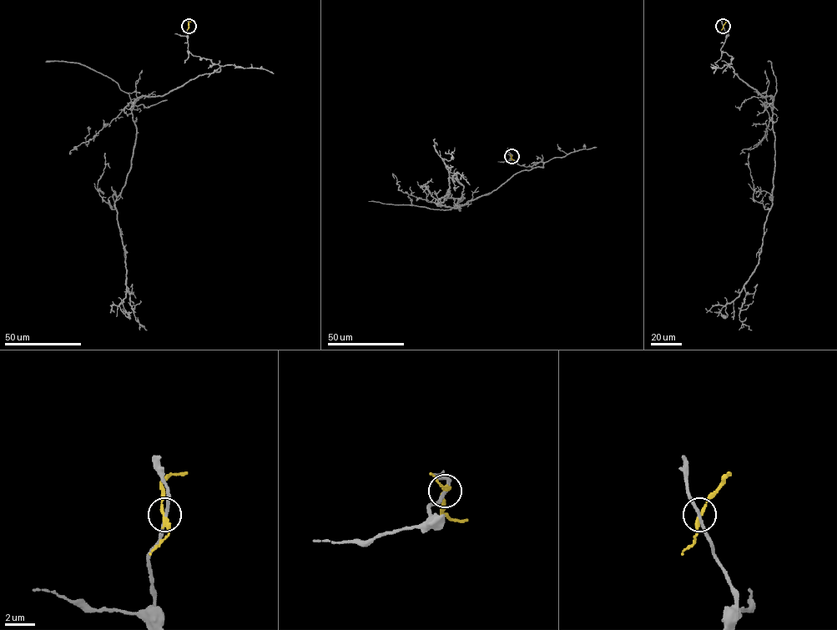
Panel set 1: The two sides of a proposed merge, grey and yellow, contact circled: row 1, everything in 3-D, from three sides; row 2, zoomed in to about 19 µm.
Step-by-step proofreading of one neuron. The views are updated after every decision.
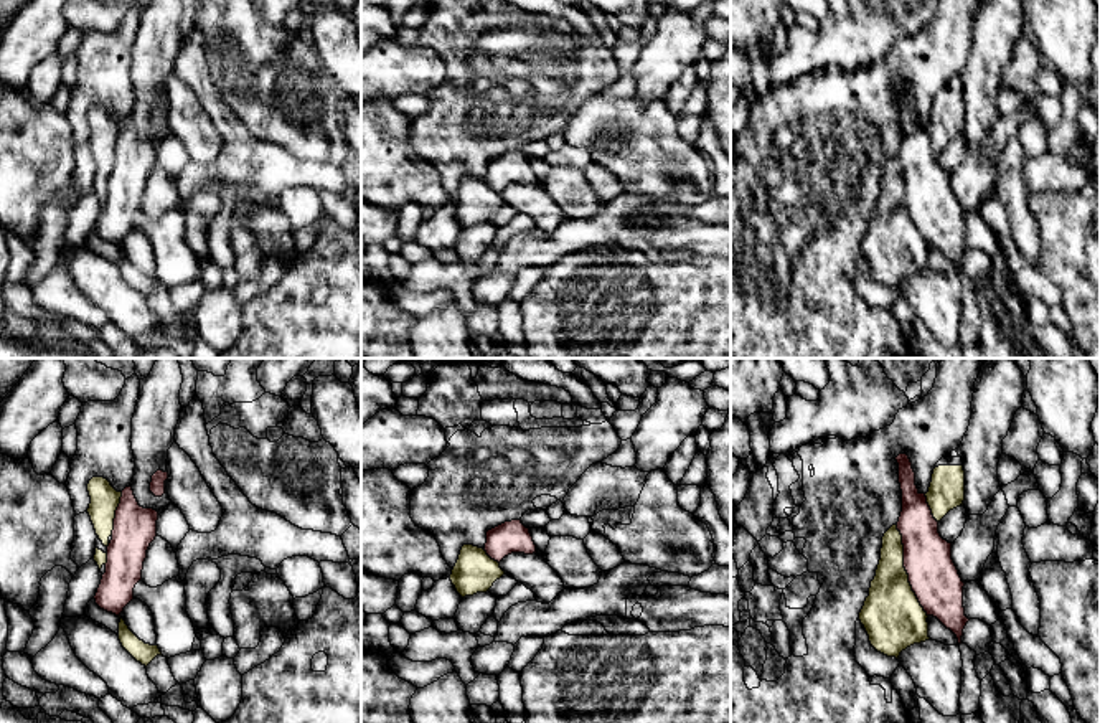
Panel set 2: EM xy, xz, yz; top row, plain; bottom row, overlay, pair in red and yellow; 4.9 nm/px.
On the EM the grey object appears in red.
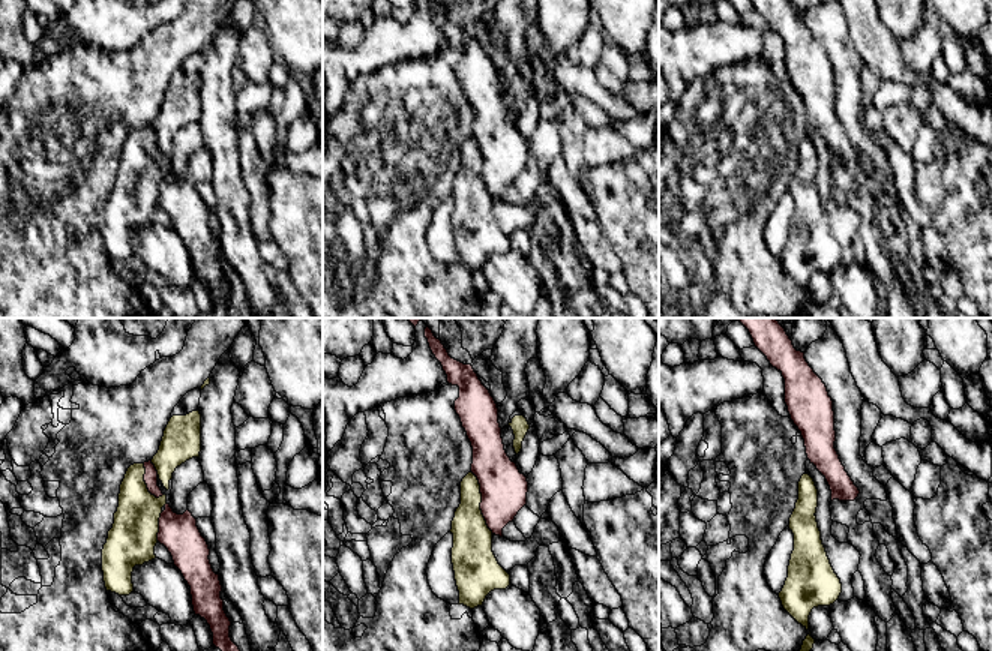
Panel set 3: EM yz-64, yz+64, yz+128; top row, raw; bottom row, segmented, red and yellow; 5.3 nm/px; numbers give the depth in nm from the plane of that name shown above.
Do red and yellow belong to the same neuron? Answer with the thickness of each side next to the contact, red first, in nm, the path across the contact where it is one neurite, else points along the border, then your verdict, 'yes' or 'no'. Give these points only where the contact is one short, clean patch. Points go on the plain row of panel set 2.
240/300 nm | along yz (896, 155), (901, 165), (902, 197), (907, 212), (927, 246) | no

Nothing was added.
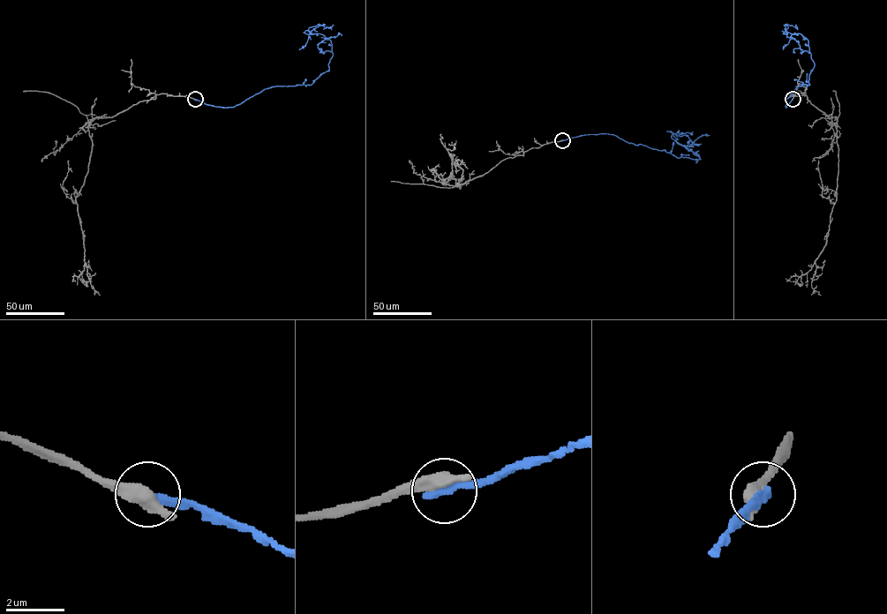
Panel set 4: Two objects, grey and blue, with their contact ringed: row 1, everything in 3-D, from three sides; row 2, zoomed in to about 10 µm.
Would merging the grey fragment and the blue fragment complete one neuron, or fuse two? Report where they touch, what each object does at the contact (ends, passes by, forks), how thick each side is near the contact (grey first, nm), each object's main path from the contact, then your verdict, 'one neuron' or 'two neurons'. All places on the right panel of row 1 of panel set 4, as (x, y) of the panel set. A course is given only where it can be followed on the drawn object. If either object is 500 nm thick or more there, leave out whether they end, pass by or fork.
place (793, 99); calibres 600 and 360 nm; course grey (793, 99), (806, 95), (829, 117), (835, 117), (838, 161), (826, 244), (800, 276), (802, 285), (795, 279); course blue (793, 99), (785, 107), (796, 86), (809, 85), (815, 63), (807, 39), (785, 30), (787, 25), (797, 29); two neurons

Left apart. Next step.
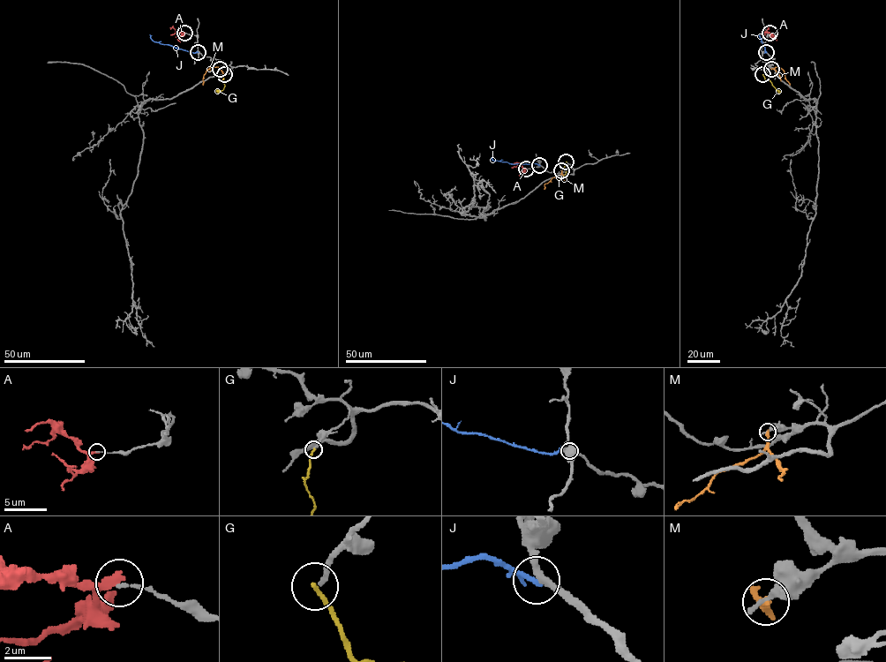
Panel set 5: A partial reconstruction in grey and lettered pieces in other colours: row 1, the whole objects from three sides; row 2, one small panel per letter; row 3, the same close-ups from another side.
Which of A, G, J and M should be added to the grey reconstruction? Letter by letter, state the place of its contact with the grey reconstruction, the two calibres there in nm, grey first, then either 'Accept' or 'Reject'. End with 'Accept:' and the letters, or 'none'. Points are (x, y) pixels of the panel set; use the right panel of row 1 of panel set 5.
A: Touches grey at (769, 33). Thickness 140 nm (grey) against 320 nm. Reject
G: Touches grey at (762, 74). Thickness 190 nm (grey) against 190 nm. Reject
J: Touches grey at (766, 52). Thickness 280 nm (grey) against 220 nm. Reject
M: Touches grey at (771, 69). Thickness 360 nm (grey) against 280 nm. Reject
Accept: none

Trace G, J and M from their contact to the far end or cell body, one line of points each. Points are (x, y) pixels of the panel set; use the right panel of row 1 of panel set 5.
G: (762, 74), (779, 90)
J: (766, 52), (758, 34)
M: (771, 68), (780, 67), (790, 85)

